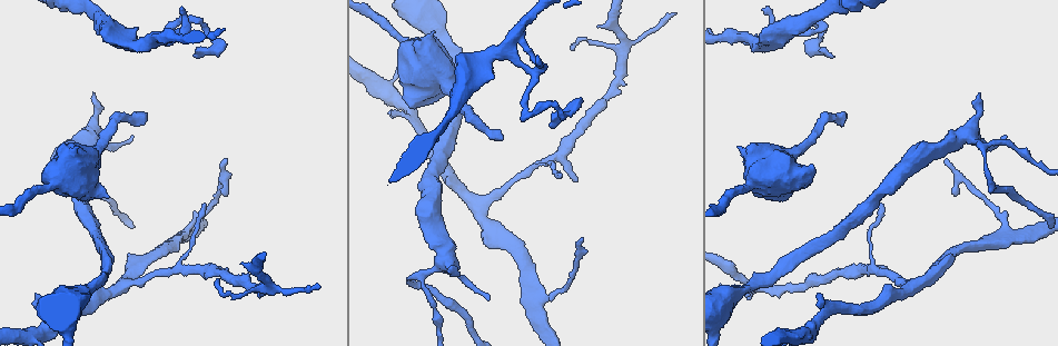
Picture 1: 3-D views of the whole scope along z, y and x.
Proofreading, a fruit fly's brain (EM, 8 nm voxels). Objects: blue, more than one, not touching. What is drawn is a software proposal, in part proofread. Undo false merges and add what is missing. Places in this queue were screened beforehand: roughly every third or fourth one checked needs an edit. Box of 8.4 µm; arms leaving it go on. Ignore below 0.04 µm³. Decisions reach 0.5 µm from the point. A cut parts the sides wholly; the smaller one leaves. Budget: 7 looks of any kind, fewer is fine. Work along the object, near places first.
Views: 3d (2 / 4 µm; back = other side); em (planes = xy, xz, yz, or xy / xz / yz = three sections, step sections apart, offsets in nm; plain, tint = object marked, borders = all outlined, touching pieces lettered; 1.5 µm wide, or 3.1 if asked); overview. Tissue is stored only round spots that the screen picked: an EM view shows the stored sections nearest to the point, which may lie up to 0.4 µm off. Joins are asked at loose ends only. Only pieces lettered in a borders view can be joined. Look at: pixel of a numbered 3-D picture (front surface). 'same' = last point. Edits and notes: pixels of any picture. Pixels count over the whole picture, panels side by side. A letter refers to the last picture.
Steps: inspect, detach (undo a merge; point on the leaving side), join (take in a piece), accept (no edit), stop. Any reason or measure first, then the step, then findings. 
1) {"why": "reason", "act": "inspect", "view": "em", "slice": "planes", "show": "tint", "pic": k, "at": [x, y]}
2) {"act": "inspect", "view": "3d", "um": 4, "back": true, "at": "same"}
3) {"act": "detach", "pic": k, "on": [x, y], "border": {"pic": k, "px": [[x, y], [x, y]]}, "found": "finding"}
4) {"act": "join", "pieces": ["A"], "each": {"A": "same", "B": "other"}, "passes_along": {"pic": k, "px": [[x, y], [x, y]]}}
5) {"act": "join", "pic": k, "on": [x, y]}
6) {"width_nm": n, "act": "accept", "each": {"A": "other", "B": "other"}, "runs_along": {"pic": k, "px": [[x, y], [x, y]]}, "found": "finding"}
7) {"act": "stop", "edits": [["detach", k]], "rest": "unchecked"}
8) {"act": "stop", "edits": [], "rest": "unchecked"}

{"why": "branch stops here", "act": "inspect", "view": "em", "slice": "planes", "show": "borders", "pic": 1, "at": [571, 45]}

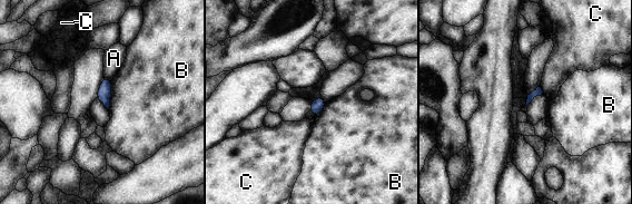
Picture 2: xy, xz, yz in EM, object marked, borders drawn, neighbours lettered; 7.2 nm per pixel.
{"act": "accept", "each": {"A": "other", "B": "other", "C": "other"}, "found": "no lettered piece goes on from it"}

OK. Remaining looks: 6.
{"act": "inspect", "view": "em", "slice": "xy", "step": 4, "show": "tint", "pic": 1, "at": [397, 37]}

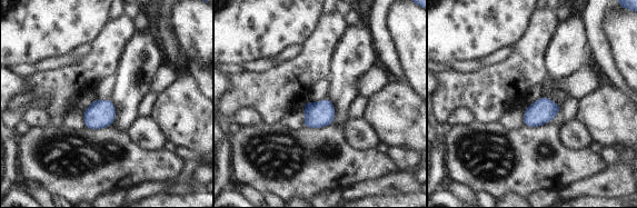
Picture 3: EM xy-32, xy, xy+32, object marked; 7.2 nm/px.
{"why": "another direction", "act": "inspect", "view": "em", "slice": "planes", "show": "borders", "at": "same"}

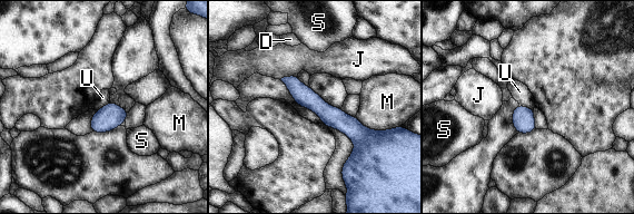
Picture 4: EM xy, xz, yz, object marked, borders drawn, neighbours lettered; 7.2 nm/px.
{"act": "accept", "each": {"D": "other", "J": "other", "M": "other", "S": "other", "U": "other"}, "runs_along": {"pic": 4, "px": [[286, 79], [357, 133], [376, 133]]}, "found": "all the same cell"}

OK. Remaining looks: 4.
{"why": "calibre changes", "act": "inspect", "view": "em", "slice": "xz", "step": 8, "show": "tint", "pic": 1, "at": [760, 49]}

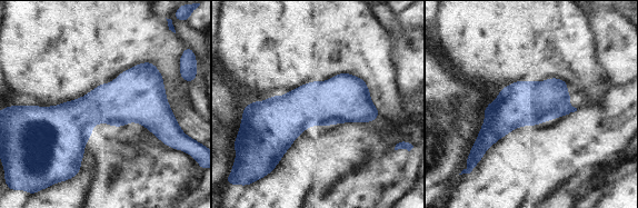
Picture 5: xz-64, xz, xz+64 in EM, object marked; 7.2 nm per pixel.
{"why": "cut it another way", "act": "inspect", "view": "em", "slice": "planes", "show": "borders", "at": "same"}

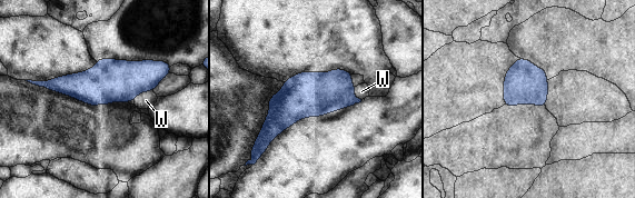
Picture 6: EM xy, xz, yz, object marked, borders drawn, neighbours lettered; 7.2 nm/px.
{"act": "accept", "each": {"W": "other"}, "runs_along": {"pic": 6, "px": [[164, 72], [102, 85], [41, 83]]}, "found": "one cell here"}

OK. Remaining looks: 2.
{"act": "stop", "edits": [], "rest": "unchecked"}

